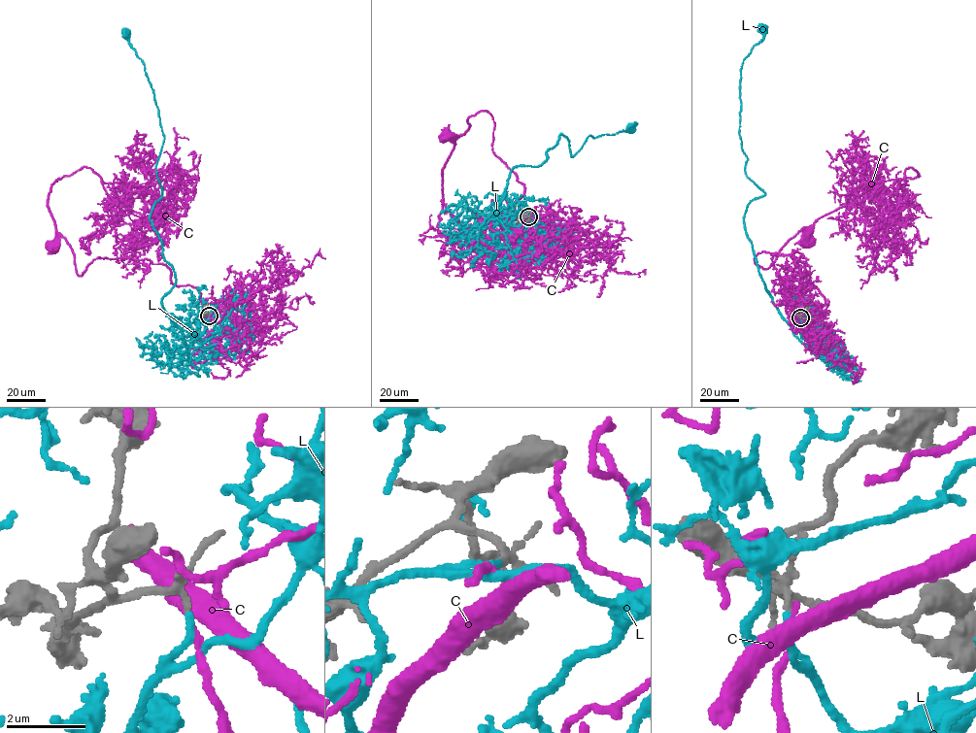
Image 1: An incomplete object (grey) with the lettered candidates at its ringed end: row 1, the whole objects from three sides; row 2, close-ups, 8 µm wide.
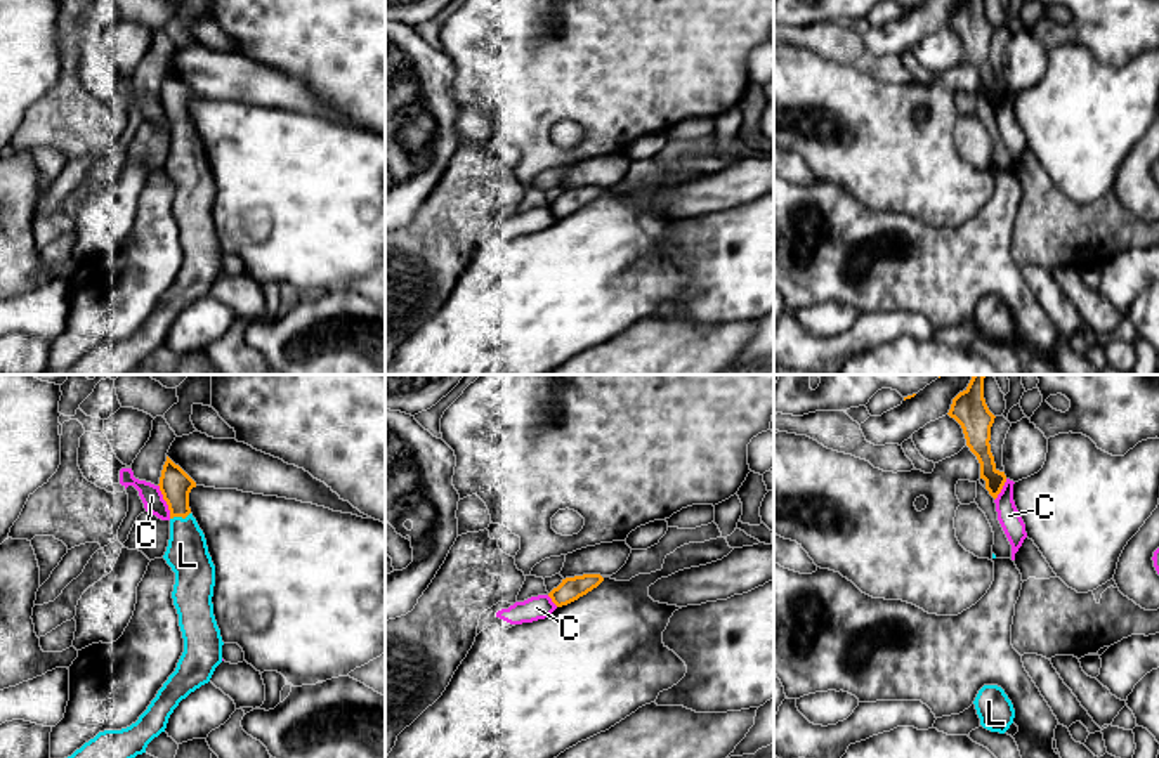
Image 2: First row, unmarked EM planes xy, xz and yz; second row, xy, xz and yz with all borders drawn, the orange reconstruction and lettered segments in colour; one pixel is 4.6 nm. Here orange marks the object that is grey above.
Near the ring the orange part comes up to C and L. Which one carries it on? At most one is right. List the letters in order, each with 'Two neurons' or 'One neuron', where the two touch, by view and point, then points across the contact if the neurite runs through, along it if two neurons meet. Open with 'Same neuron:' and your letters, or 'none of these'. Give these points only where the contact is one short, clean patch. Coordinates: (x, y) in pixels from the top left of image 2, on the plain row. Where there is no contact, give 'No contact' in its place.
Same neuron: L
C: Two neurons. Touches orange at xy (165, 111). Boundary: xy (158, 96), (170, 129)
L: One neuron. Touches orange at xy (179, 127). Path across: xy (176, 96), (179, 127), (188, 167)

